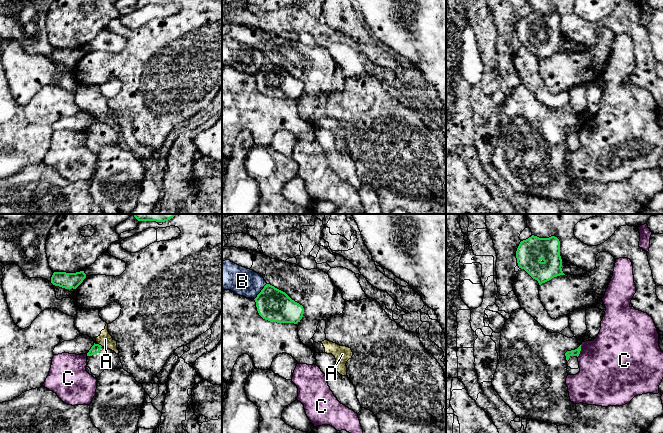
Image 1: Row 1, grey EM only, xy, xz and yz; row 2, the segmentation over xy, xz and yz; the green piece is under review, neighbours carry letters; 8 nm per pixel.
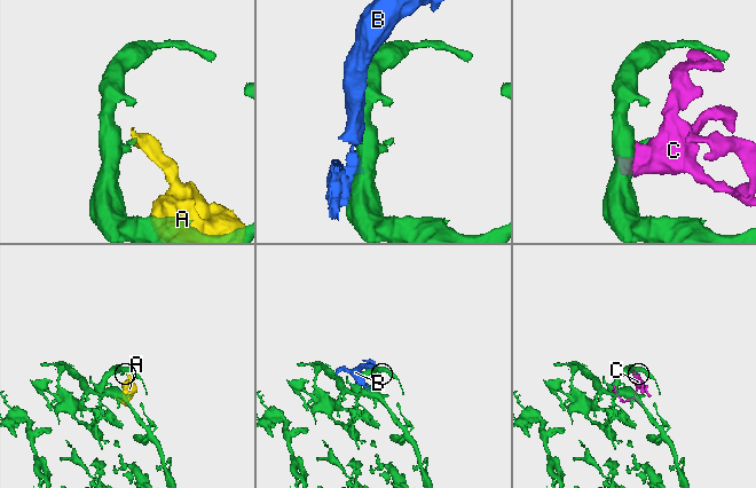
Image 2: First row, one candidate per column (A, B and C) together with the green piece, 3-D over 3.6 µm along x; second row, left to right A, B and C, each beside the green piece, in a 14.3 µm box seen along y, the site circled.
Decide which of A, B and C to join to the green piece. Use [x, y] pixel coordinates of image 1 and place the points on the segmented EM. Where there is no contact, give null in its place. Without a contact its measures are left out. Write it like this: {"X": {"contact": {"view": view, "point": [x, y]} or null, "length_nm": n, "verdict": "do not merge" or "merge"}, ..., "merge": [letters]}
{"A": {"contact": {"view": "xy", "point": [100, 345]}, "length_nm": 50, "verdict": "do not merge"}, "B": {"contact": {"view": "xz", "point": [261, 291]}, "length_nm": 170, "verdict": "do not merge"}, "C": {"contact": {"view": "yz", "point": [580, 350]}, "length_nm": 100, "verdict": "do not merge"}, "merge": []}

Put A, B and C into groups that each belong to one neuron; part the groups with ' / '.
A / B C

